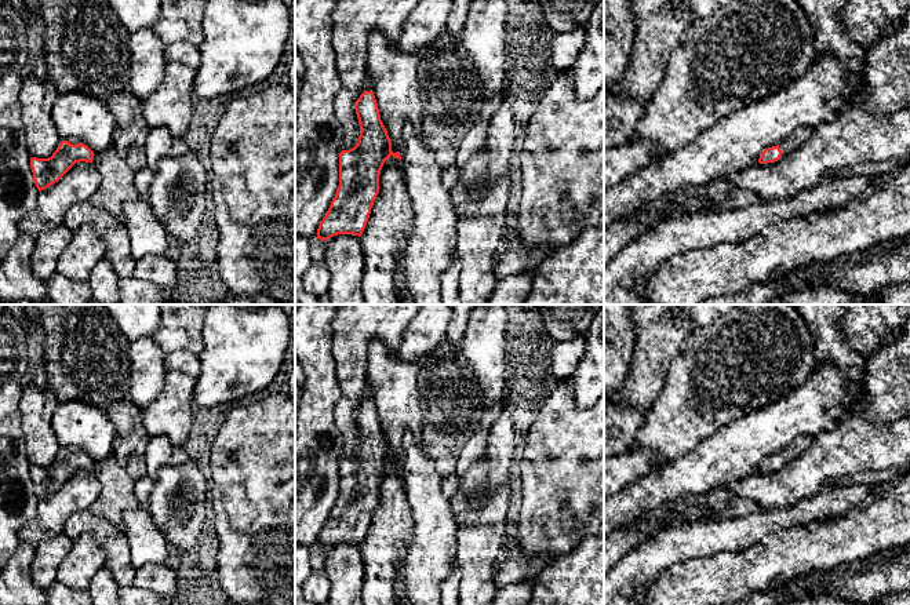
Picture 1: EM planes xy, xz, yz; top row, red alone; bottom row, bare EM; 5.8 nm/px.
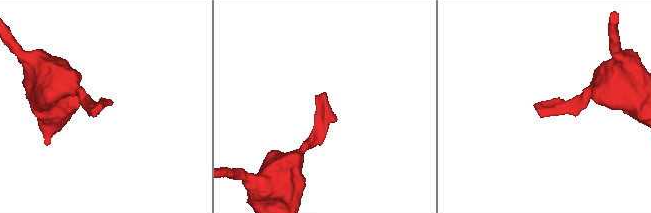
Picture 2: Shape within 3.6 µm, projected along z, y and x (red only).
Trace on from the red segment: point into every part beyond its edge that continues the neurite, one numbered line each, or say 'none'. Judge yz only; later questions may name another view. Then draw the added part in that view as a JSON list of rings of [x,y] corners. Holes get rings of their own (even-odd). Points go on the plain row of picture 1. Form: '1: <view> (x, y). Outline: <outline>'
1: yz (797, 447). Outline: [[[800,435],[794,438],[787,447],[785,447],[779,456],[782,463],[789,463],[811,449],[813,444],[813,435]]]

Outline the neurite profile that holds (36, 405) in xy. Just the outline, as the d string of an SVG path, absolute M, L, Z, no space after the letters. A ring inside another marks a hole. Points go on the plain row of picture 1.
M25 384L19 411L30 466L48 467L62 451L51 424L58 404L52 390L40 390L34 384Z

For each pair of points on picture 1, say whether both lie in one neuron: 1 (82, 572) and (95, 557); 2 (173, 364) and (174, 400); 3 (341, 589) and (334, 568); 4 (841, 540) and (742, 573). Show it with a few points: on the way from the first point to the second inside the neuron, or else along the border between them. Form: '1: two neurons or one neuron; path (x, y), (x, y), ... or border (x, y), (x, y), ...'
1: one neuron; path (84, 568), (91, 561)
2: two neurons; border (167, 370), (185, 372), (195, 379)
3: one neuron; path (341, 583), (339, 573)
4: one neuron; path (816, 546), (778, 557), (767, 564)

